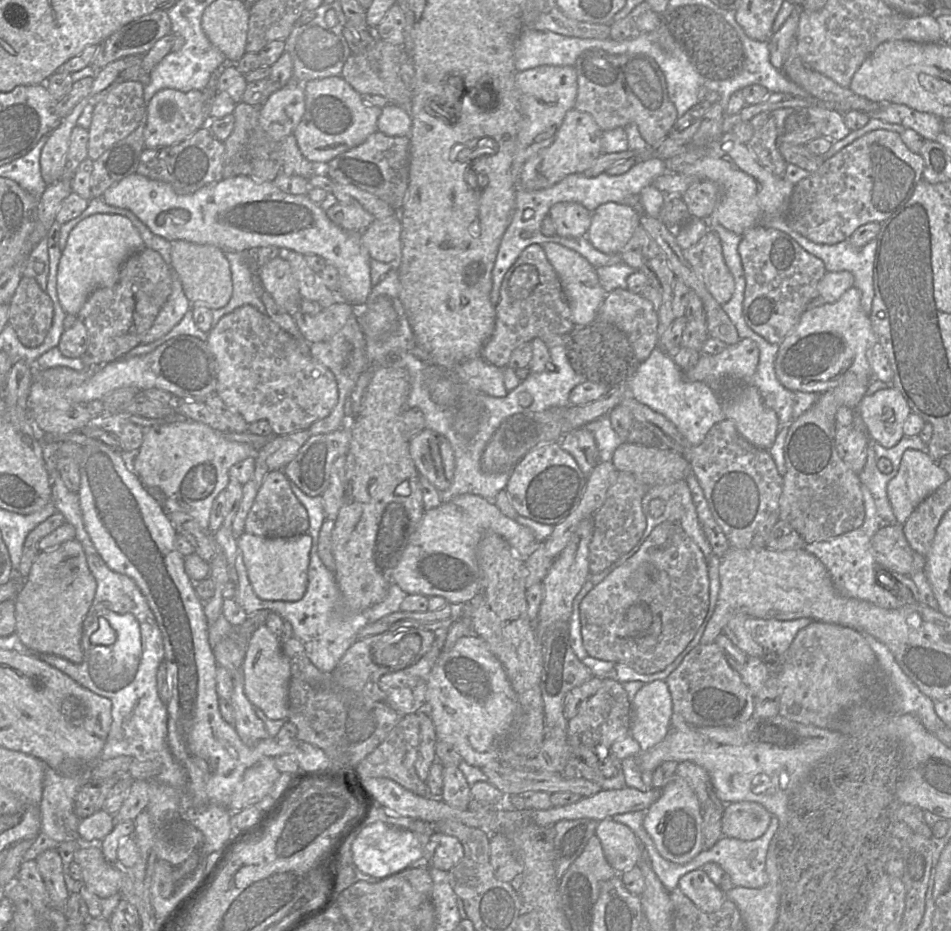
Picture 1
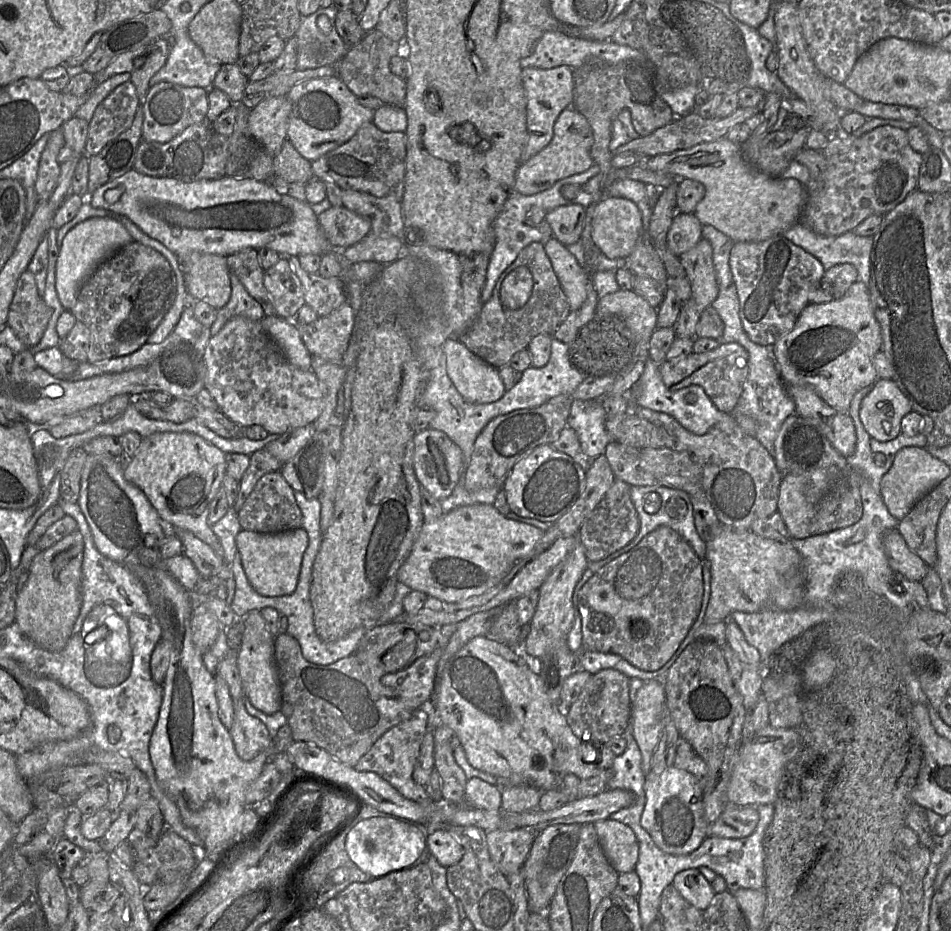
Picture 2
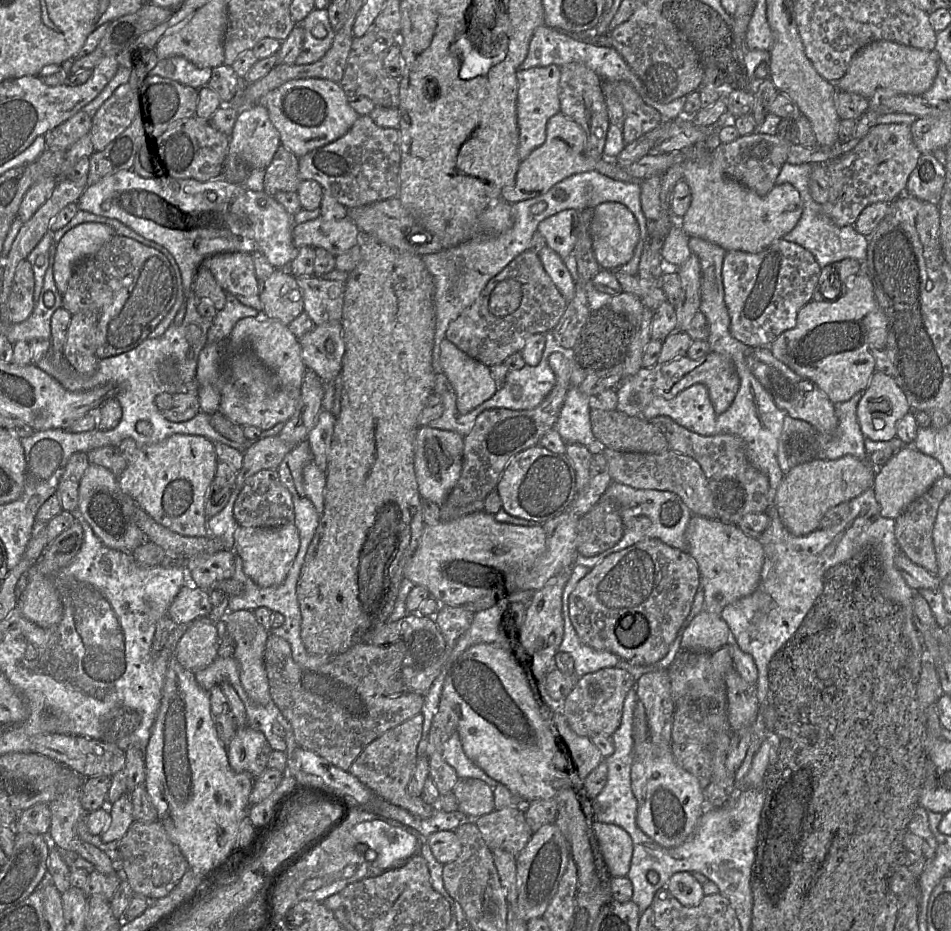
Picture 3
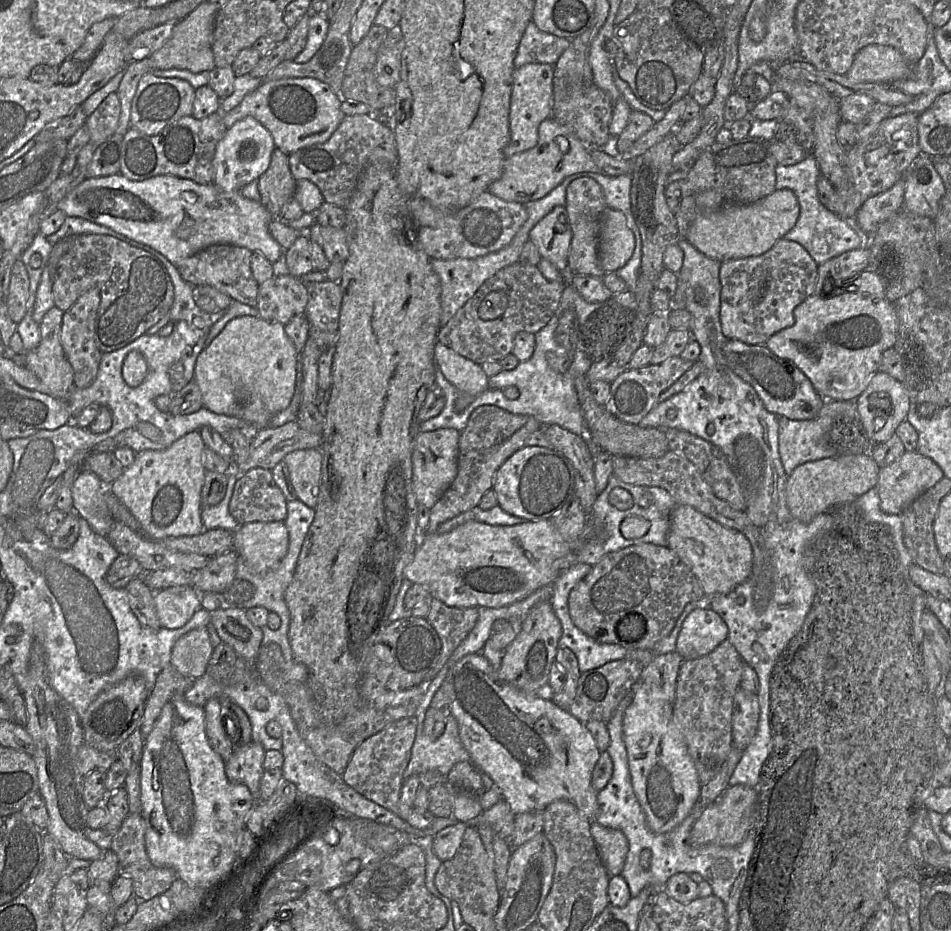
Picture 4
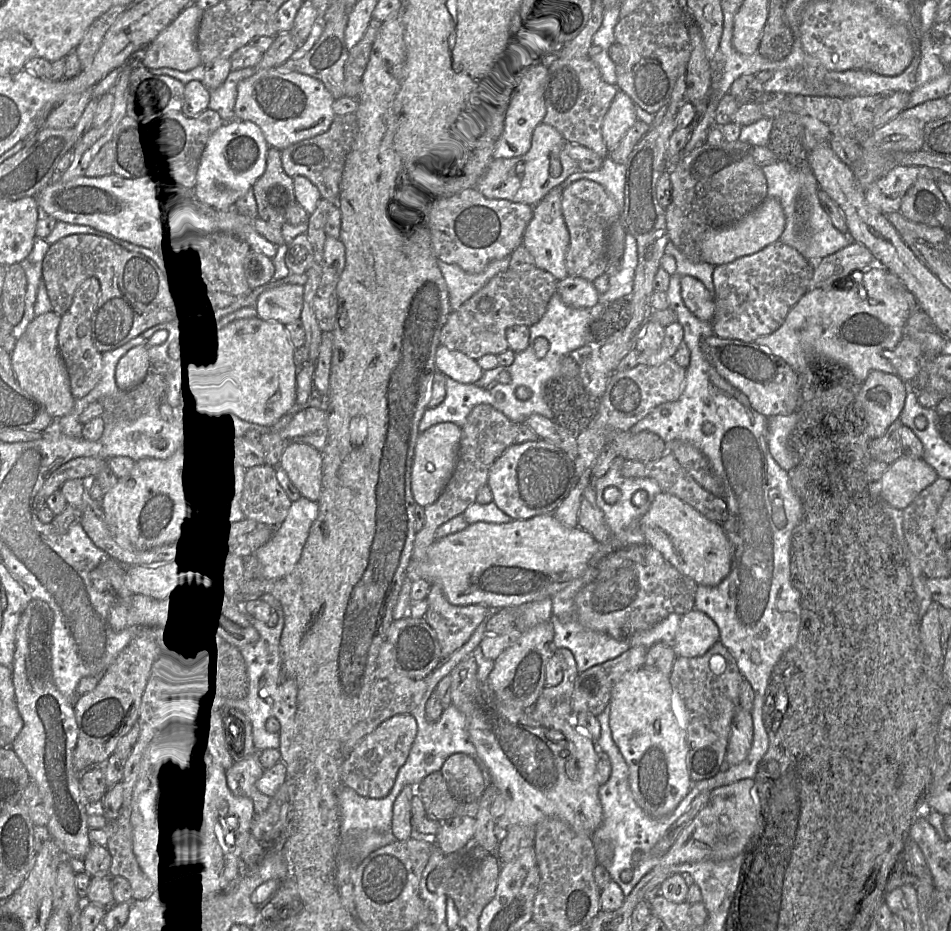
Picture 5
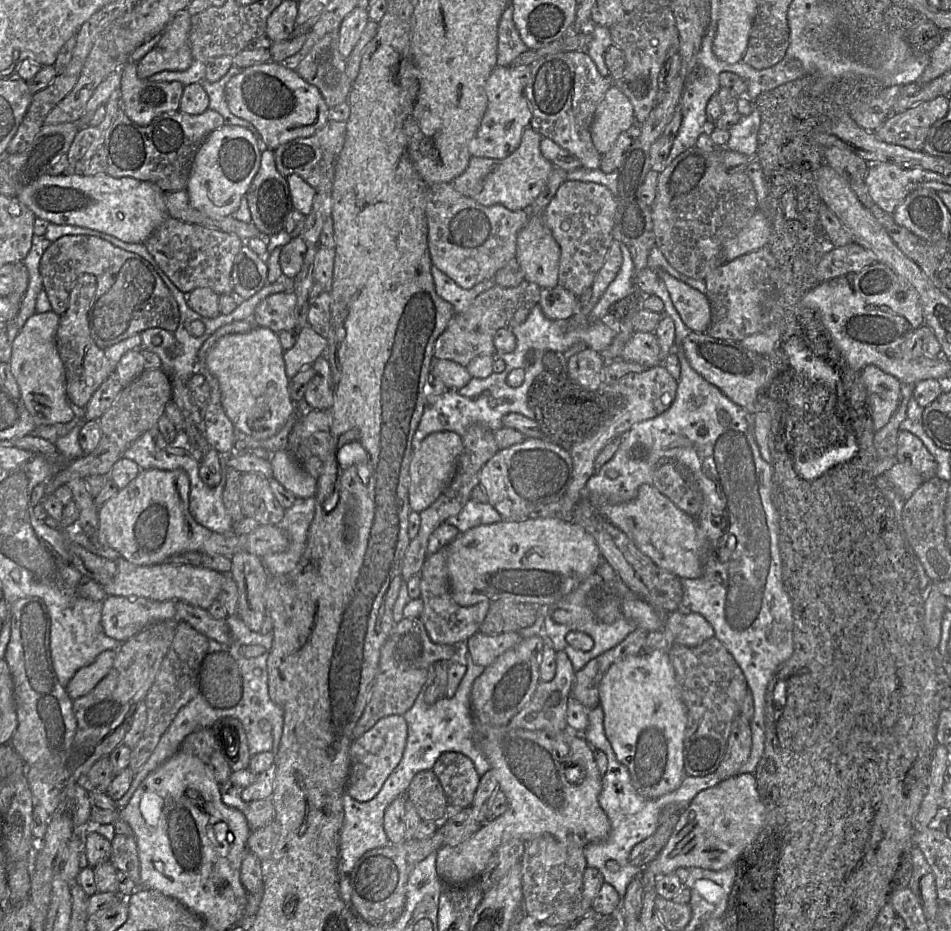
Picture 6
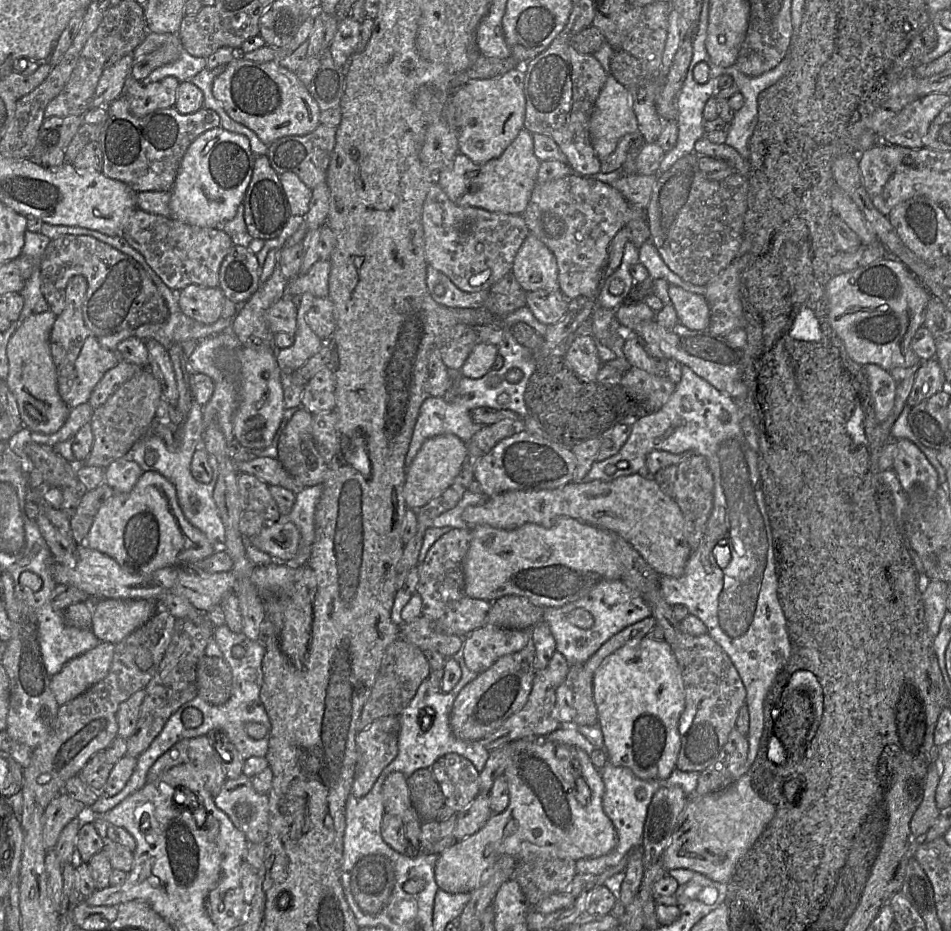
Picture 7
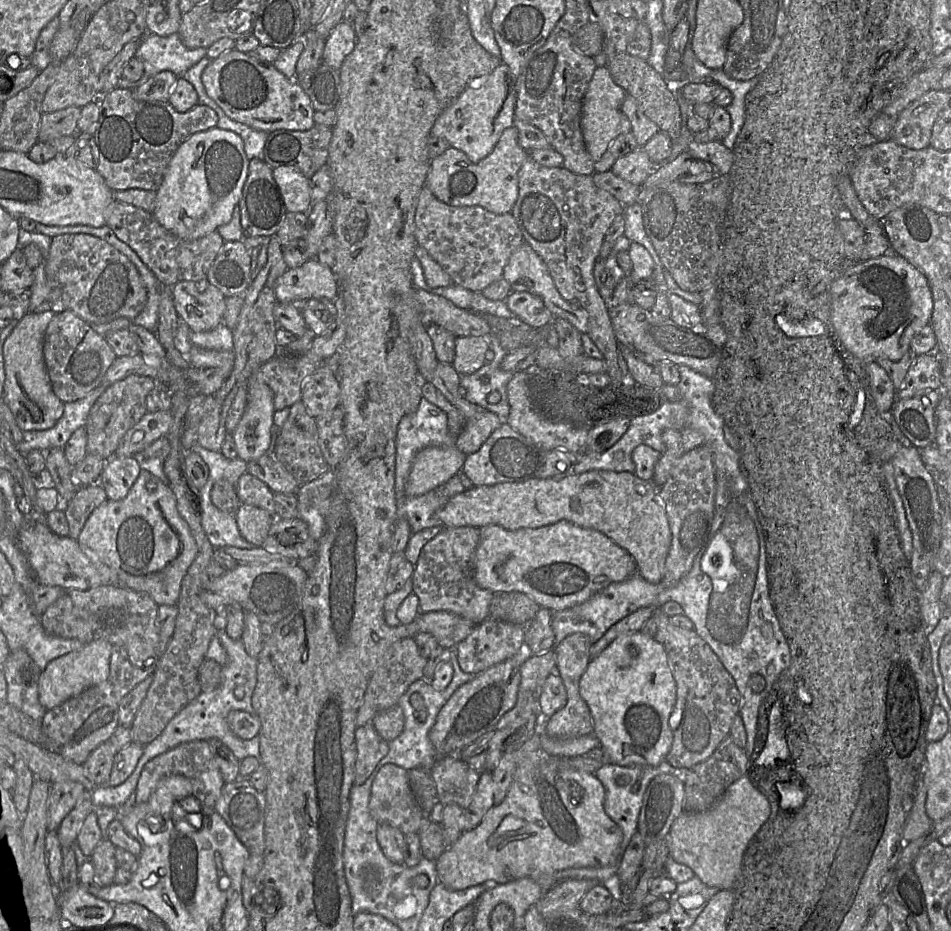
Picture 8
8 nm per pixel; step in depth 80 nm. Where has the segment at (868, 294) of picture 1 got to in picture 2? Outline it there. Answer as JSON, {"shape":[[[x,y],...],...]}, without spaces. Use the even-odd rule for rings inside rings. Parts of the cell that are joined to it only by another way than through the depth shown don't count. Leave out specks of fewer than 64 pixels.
{"shape":[[[800,221],[782,235],[819,259],[825,270],[838,264],[852,264],[857,270],[858,280],[869,287],[872,236],[858,236],[853,231],[839,236],[819,235]]]}

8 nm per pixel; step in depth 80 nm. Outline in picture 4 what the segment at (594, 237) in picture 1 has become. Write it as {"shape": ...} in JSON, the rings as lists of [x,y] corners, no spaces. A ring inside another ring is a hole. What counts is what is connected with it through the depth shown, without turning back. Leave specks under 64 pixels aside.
{"shape":[[[607,207],[601,216],[598,257],[603,270],[615,272],[623,267],[635,250],[635,236],[623,212]]]}

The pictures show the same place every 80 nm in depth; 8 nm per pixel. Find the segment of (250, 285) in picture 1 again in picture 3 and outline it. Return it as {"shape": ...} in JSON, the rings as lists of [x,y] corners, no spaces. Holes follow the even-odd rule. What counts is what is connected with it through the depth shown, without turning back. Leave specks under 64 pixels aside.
{"shape":[[[226,293],[226,304],[217,312],[208,331],[206,344],[218,343],[227,339],[239,320],[258,316],[264,315],[262,312],[242,304],[232,294]]]}

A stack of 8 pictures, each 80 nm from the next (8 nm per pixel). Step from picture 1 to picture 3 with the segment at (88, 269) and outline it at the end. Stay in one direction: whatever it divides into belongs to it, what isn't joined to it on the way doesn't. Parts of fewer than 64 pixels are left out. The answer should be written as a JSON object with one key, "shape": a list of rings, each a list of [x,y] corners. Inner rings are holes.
{"shape":[[[87,222],[82,223],[66,232],[56,244],[56,253],[53,264],[53,277],[57,291],[62,295],[72,276],[74,267],[81,260],[96,254],[100,248],[115,236],[114,230],[102,223]]]}

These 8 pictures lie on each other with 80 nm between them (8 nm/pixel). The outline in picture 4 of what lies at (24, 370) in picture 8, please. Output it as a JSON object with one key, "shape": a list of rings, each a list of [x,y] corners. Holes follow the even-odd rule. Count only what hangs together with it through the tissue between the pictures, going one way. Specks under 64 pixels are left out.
{"shape":[[[55,306],[47,311],[39,324],[39,345],[33,350],[25,351],[20,362],[37,376],[49,394],[67,400],[74,383],[72,367],[60,342],[63,314]]]}

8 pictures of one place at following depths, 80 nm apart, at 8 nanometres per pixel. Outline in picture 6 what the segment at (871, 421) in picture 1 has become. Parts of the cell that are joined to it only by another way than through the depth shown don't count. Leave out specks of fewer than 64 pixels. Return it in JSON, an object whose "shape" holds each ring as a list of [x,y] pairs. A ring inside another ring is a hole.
{"shape":[[[874,365],[861,371],[875,431],[883,428],[896,410],[900,397],[901,382]]]}

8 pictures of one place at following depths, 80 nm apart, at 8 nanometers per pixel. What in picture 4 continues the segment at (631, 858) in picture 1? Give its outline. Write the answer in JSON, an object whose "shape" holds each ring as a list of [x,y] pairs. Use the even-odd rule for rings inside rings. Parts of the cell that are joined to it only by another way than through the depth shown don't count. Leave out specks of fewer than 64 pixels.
{"shape":[[[596,820],[592,821],[591,834],[608,873],[620,875],[629,849],[625,834],[618,829],[602,826]]]}

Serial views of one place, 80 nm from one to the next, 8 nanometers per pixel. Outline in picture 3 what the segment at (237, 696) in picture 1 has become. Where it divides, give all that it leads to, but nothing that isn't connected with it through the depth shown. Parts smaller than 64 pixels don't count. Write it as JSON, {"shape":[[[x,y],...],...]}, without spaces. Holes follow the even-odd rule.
{"shape":[[[249,725],[237,728],[227,746],[230,766],[235,772],[249,772],[255,779],[265,770],[272,748],[265,735]]]}

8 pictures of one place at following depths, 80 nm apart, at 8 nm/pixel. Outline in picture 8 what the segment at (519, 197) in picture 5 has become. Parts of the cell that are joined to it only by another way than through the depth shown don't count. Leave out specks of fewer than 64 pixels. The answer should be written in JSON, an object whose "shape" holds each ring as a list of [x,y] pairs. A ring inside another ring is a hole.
{"shape":[[[512,126],[503,131],[492,152],[477,163],[473,163],[459,149],[449,147],[431,160],[425,187],[430,189],[437,199],[450,206],[481,206],[495,214],[510,213],[518,197],[519,171],[528,156],[529,153],[518,143],[518,130]]]}

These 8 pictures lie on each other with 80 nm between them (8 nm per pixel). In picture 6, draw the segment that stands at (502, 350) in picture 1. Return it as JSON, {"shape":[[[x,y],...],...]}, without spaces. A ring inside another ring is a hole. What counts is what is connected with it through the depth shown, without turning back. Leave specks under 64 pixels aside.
{"shape":[[[523,280],[516,287],[495,285],[483,291],[466,311],[457,313],[449,321],[435,342],[434,358],[450,360],[466,368],[477,356],[496,355],[495,333],[502,328],[513,329],[523,324],[530,311],[538,305],[541,289],[538,284]]]}

